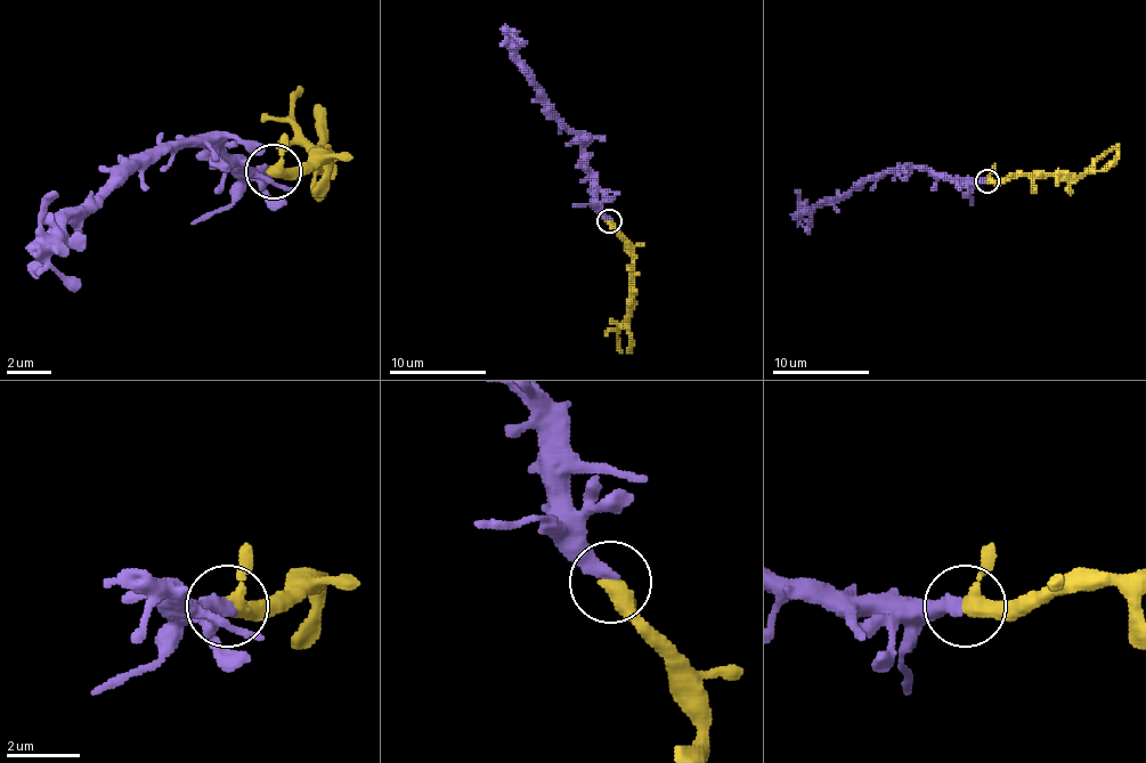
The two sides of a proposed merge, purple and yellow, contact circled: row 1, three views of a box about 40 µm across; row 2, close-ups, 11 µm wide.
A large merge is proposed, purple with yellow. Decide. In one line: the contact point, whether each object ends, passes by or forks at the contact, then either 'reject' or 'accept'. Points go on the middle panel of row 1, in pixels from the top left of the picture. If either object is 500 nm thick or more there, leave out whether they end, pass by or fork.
place (609, 220); purple ends; yellow passes by; accept

